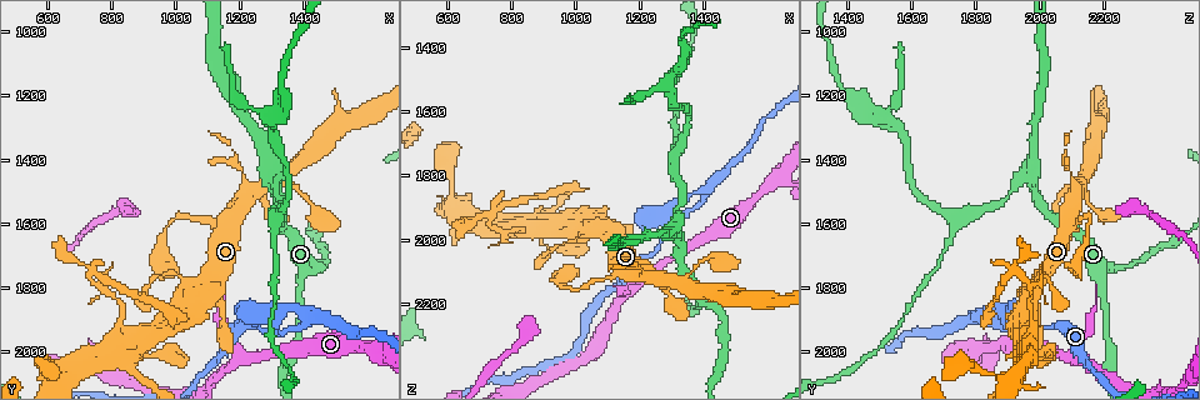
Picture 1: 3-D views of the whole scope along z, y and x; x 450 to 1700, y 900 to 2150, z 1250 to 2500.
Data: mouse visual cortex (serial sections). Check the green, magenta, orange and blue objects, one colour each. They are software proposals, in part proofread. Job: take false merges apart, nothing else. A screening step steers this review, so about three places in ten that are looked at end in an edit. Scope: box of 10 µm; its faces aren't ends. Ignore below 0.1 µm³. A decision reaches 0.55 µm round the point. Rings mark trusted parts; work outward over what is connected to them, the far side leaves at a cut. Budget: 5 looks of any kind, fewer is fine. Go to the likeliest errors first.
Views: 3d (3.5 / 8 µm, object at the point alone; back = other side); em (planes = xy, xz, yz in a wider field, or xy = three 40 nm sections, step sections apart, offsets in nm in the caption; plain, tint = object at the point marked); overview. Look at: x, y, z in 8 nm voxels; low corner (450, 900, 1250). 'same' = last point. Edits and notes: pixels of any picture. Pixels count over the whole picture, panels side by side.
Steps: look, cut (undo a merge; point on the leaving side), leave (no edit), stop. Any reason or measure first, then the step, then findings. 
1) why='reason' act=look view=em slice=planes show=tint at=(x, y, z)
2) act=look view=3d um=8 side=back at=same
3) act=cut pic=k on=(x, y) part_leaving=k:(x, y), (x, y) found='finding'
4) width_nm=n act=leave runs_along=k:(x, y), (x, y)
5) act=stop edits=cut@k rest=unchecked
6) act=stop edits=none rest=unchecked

why='three arms meet' act=look view=3d um=3.5 at=(1290, 1460, 1970)

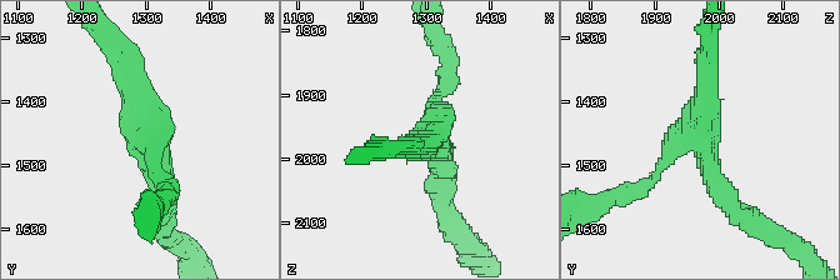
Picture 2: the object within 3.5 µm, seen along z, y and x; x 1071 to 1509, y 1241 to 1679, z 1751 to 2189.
arms=3 arm_widths_nm=150,250,300 act=look view=em slice=xy step=1 show=tint at=(1300, 1455, 1970)

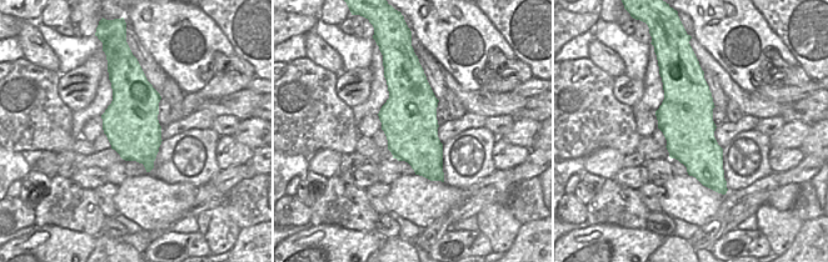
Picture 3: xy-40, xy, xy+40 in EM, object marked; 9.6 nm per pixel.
act=leave runs_along=2:(733, 205), (698, 136), (644, 186) found='all the same cell'

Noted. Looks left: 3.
why='abrupt turn' act=look view=3d um=3.5 side=back at=(830, 1880, 1960)

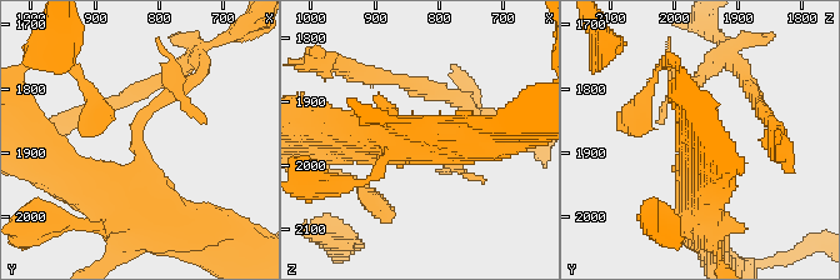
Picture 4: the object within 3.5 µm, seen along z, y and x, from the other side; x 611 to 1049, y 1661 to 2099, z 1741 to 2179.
arm_widths_nm=150,450 why='need the tissue' act=look view=em slice=planes show=tint at=same

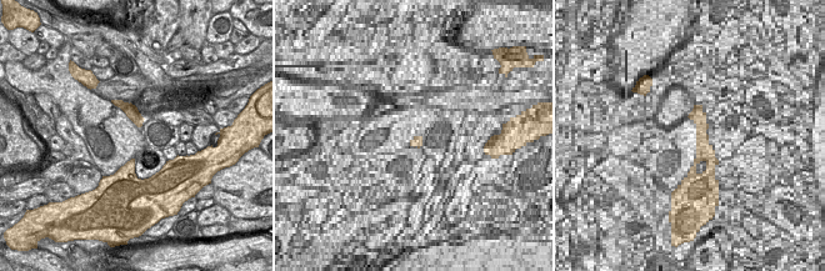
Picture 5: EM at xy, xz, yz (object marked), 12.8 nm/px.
act=cut pic=4 on=(145, 111) part_leaving=4:(139, 151), (139, 121), (204, 68) found='two cells meet here'

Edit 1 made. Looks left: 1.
act=stop edits=cut@4 rest=unchecked

